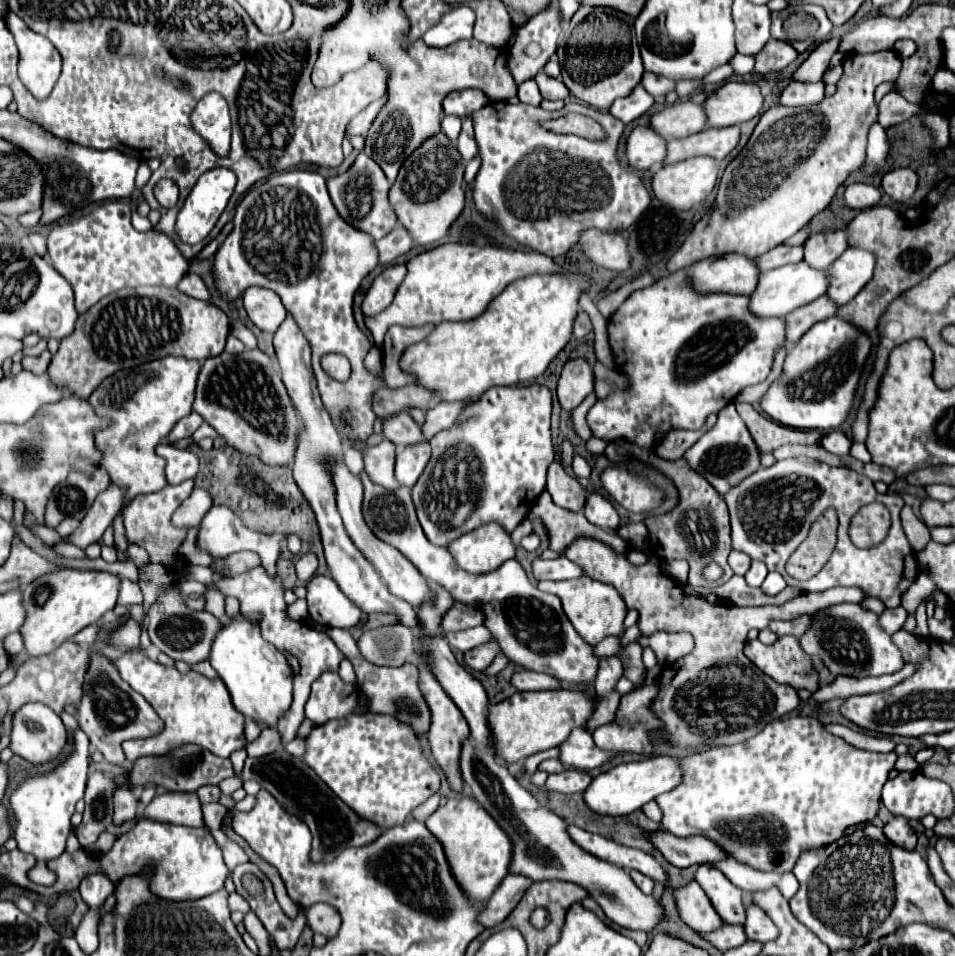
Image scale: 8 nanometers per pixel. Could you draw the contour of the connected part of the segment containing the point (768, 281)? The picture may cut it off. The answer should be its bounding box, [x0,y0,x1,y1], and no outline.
[749,261,827,317]

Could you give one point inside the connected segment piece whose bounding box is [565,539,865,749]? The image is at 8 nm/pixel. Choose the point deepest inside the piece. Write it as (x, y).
(717, 697)

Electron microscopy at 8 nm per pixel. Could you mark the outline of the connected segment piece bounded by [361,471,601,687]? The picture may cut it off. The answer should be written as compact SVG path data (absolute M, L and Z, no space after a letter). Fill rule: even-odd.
M361 471L361 481L365 487L363 515L373 533L381 541L397 547L427 579L445 587L455 601L481 607L485 615L483 625L491 631L509 661L529 671L549 673L569 687L591 687L595 683L601 659L593 653L593 647L583 641L581 635L573 629L571 621L565 617L561 601L555 595L543 593L535 585L531 585L527 573L515 559L505 561L493 573L477 577L465 573L463 569L457 569L457 565L453 565L453 557L449 557L443 547L435 547L433 543L429 543L429 539L425 537L415 515L411 489L401 487L389 491L381 485L375 485L365 471Z

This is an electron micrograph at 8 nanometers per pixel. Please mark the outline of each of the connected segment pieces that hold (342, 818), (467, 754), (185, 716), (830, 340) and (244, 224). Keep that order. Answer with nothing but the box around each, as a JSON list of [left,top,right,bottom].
[[241,749,381,863],[461,739,665,933],[113,651,245,763],[761,317,869,431],[211,169,383,443]]

